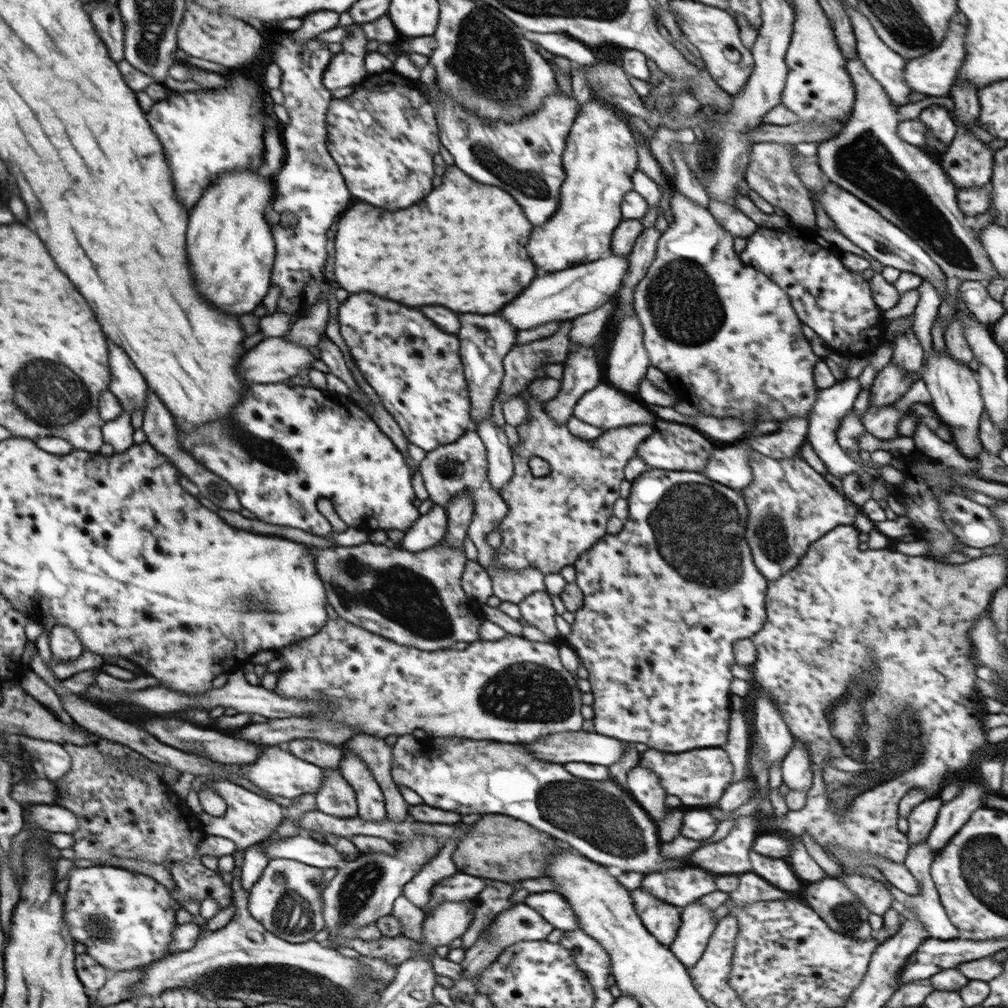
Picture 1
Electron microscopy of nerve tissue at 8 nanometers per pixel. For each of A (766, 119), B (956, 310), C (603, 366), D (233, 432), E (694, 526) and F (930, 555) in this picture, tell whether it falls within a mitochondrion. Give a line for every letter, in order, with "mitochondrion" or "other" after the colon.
A: other
B: other
C: other
D: mitochondrion
E: mitochondrion
F: other

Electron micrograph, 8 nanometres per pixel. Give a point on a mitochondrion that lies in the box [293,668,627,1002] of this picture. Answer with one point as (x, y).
(357, 890)

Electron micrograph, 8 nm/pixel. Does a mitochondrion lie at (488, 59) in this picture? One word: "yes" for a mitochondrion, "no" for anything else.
yes

